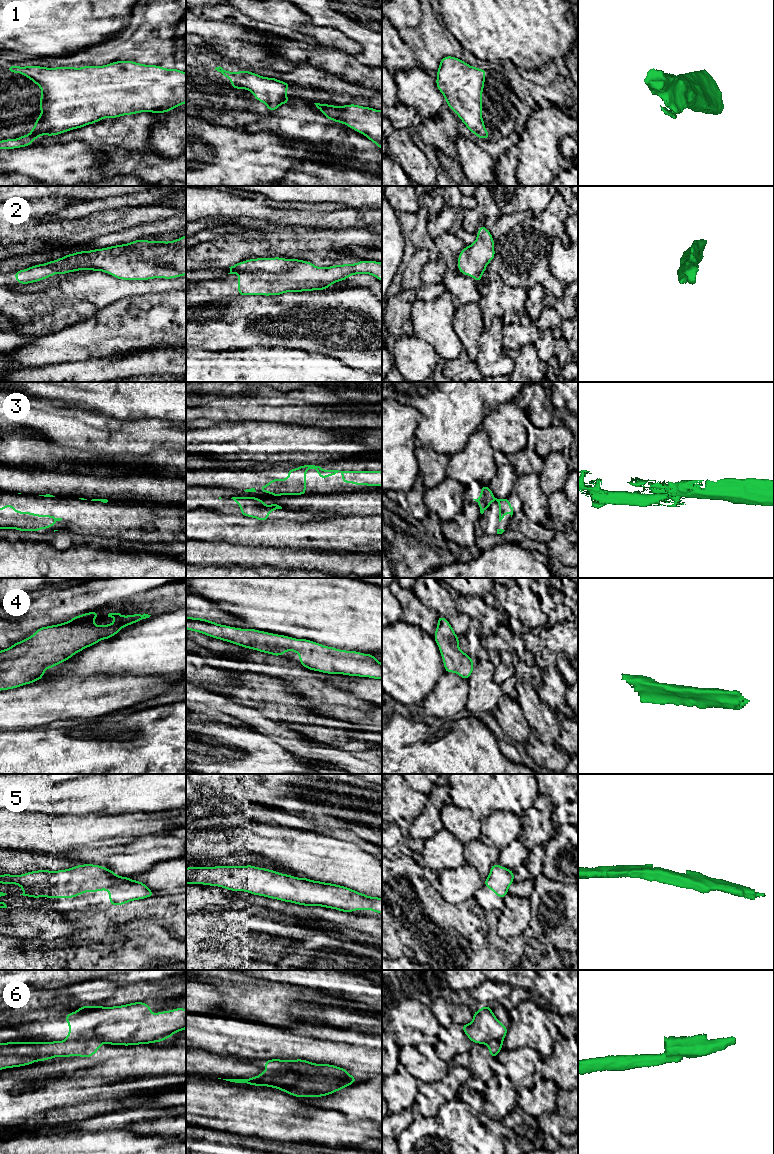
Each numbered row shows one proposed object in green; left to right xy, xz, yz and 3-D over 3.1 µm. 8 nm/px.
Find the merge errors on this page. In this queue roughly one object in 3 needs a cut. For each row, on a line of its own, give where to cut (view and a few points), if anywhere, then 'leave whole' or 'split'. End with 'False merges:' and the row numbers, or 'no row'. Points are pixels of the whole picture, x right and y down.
1: no cut | leave whole
2: no cut | leave whole
3: xy (106, 500), (101, 501) | split
4: no cut | leave whole
5: no cut | leave whole
6: xy (65, 1040), (98, 1039), (101, 1042) | split
False merges: 3, 6

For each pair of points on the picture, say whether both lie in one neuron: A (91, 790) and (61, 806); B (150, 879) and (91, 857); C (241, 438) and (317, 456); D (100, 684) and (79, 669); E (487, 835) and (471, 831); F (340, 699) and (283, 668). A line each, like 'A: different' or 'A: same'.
A: same
B: different
C: same
D: different
E: different
F: same

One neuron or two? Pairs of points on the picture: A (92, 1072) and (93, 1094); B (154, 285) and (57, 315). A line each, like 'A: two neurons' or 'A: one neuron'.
A: two neurons
B: one neuron

